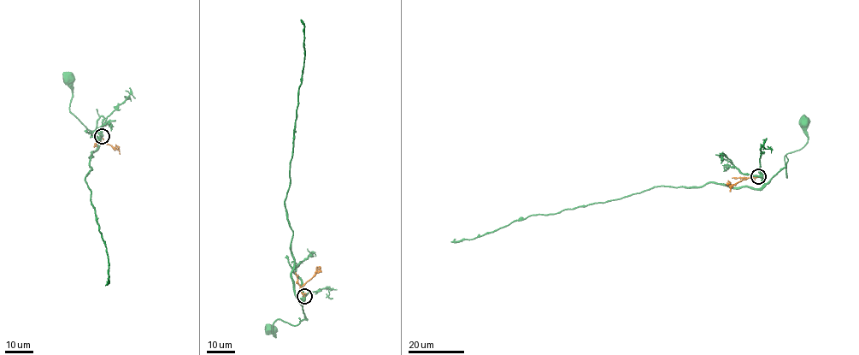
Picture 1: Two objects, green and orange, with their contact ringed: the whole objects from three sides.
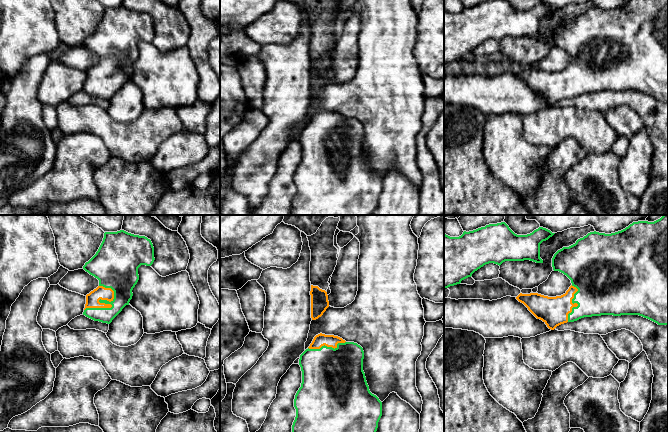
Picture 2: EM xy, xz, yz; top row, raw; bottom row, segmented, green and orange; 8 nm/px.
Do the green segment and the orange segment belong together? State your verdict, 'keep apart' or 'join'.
join

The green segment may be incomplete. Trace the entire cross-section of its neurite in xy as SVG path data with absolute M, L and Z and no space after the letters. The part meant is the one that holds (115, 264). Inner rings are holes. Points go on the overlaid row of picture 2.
M124 230L105 232L98 251L83 266L86 272L99 280L99 286L86 295L83 315L94 321L110 324L129 305L132 290L139 280L138 268L141 265L151 266L154 260L154 247L147 237Z

